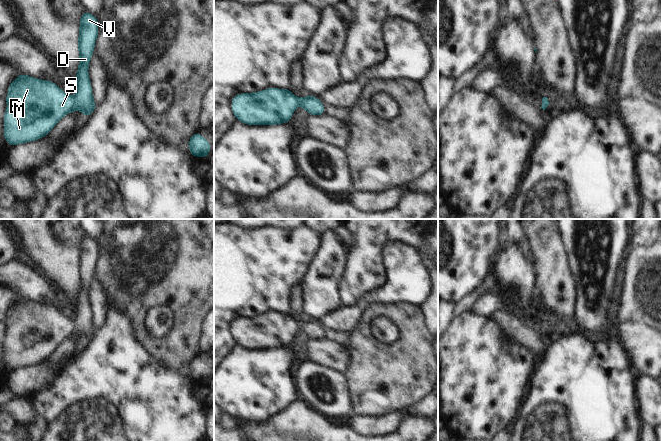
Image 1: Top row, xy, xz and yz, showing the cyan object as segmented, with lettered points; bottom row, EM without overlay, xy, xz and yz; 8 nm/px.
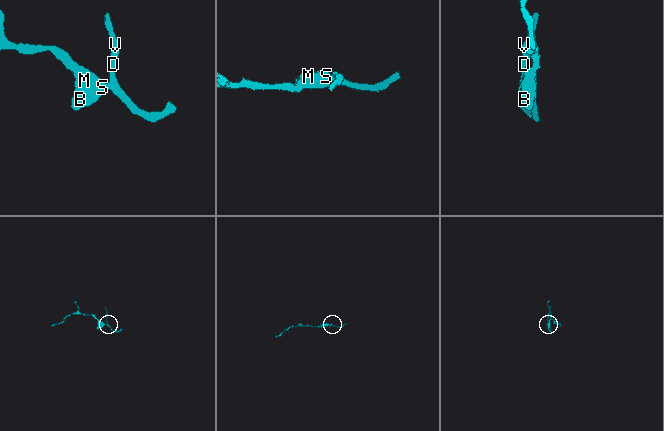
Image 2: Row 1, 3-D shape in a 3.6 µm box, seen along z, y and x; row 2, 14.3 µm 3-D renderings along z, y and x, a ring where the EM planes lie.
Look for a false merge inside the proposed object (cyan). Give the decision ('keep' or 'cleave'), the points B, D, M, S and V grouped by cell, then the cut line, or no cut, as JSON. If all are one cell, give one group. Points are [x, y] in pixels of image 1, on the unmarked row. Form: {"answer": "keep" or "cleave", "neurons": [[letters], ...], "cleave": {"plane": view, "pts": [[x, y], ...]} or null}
{"answer": "keep", "neurons": [["B", "D", "M", "S", "V"]], "cleave": null}

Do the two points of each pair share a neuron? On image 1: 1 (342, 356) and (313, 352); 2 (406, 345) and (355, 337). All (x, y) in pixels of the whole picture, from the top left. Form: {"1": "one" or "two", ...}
{"1": "one", "2": "one"}

